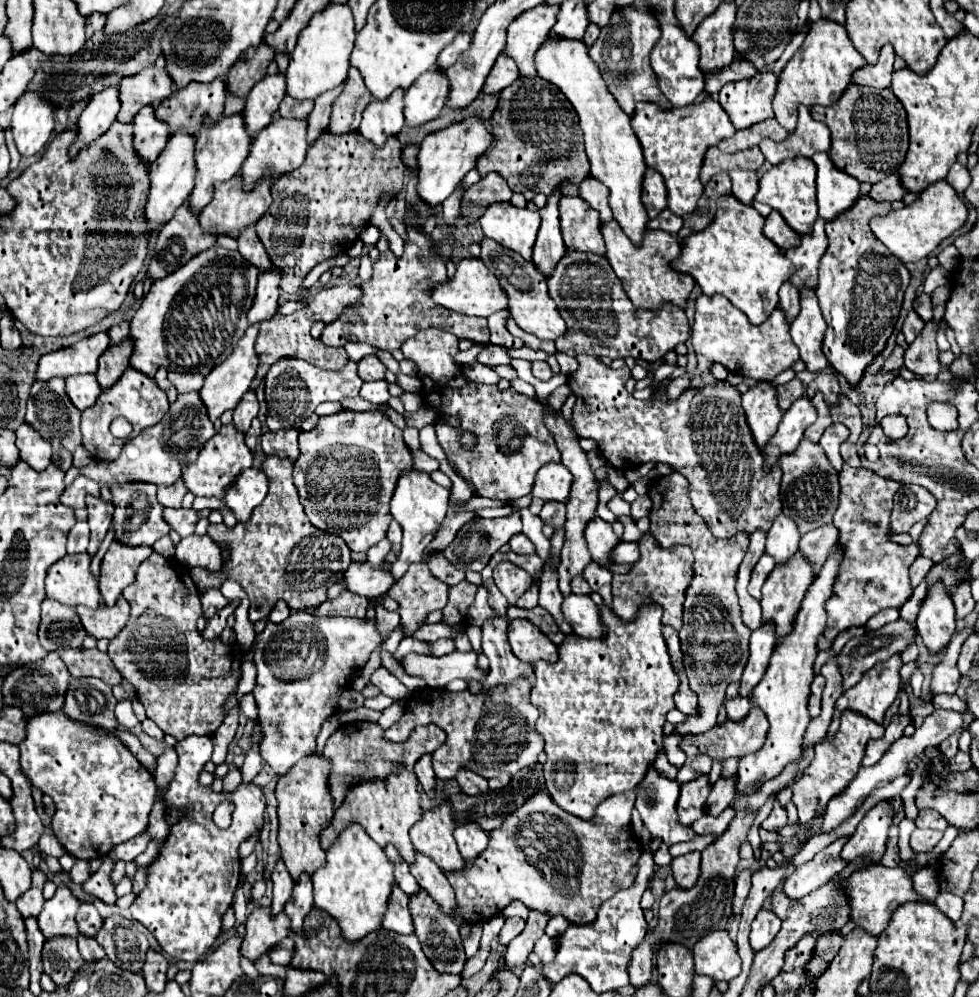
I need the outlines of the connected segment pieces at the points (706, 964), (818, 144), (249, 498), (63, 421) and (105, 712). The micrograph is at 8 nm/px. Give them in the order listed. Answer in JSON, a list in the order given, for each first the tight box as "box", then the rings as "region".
[{"box":[693,931,741,981],"region":[[[711,931],[693,947],[695,973],[709,975],[715,981],[731,981],[741,973],[741,959],[737,945],[731,941],[727,931]]]},{"box":[759,105,831,165],"region":[[[805,105],[799,107],[799,121],[793,133],[787,135],[783,143],[777,143],[773,139],[763,139],[759,143],[765,159],[773,165],[781,163],[783,159],[793,159],[797,155],[811,157],[815,151],[829,151],[831,137],[829,129],[815,121]]]},{"box":[225,469,267,521],"region":[[[245,469],[237,483],[229,487],[225,493],[225,503],[235,511],[239,521],[247,521],[251,511],[265,499],[267,495],[267,477],[261,469]]]},{"box":[25,379,81,463],"region":[[[51,379],[49,383],[33,383],[31,387],[31,395],[27,399],[27,415],[25,421],[29,425],[33,425],[43,439],[53,443],[53,461],[59,463],[57,459],[57,451],[61,447],[75,451],[81,445],[81,411],[77,411],[77,407],[73,407],[71,399],[65,395],[65,379]]]},{"box":[65,677,117,731],"region":[[[73,677],[69,691],[65,693],[65,713],[81,723],[97,725],[107,731],[117,731],[115,719],[117,699],[111,693],[111,687],[97,677]]]}]

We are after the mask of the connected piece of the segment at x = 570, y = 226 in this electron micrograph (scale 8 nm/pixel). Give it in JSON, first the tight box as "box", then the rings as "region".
{"box":[559,197,605,255],"region":[[[561,197],[559,201],[561,233],[567,249],[605,255],[605,243],[599,233],[599,213],[577,197]]]}

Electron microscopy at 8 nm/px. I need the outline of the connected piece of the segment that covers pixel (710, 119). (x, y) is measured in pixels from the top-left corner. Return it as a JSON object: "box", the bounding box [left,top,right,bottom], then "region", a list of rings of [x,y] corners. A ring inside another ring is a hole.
{"box":[631,97,735,217],"region":[[[705,97],[701,103],[693,103],[681,109],[661,109],[657,103],[637,103],[637,111],[631,117],[631,127],[641,141],[647,167],[659,171],[665,179],[667,207],[679,217],[693,213],[703,193],[699,169],[707,147],[717,145],[721,139],[735,133],[727,111],[713,97]]]}

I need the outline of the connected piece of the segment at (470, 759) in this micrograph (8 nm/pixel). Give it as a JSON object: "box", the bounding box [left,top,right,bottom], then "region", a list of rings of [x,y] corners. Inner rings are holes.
{"box":[385,677,545,779],"region":[[[517,677],[509,685],[497,687],[497,691],[451,693],[447,689],[419,689],[411,693],[405,703],[403,717],[385,731],[385,739],[401,743],[409,737],[415,725],[435,723],[447,733],[447,741],[433,753],[433,769],[439,779],[453,779],[459,767],[467,767],[485,779],[497,777],[499,771],[515,775],[519,769],[537,761],[545,749],[545,741],[533,729],[537,709],[529,703],[531,683],[527,677]]]}

